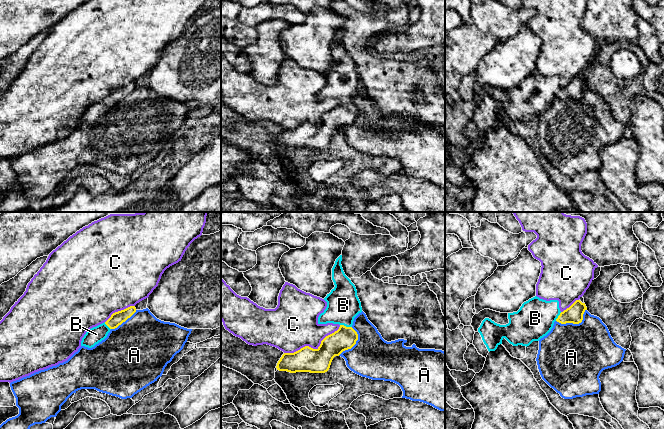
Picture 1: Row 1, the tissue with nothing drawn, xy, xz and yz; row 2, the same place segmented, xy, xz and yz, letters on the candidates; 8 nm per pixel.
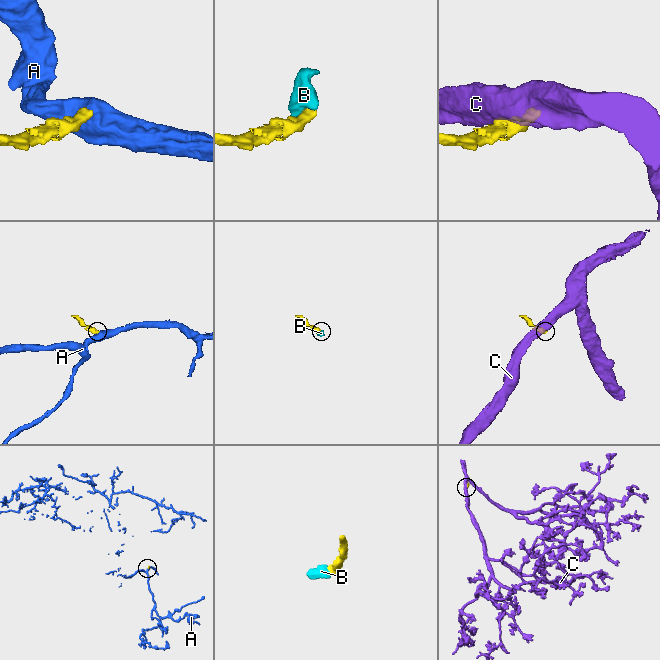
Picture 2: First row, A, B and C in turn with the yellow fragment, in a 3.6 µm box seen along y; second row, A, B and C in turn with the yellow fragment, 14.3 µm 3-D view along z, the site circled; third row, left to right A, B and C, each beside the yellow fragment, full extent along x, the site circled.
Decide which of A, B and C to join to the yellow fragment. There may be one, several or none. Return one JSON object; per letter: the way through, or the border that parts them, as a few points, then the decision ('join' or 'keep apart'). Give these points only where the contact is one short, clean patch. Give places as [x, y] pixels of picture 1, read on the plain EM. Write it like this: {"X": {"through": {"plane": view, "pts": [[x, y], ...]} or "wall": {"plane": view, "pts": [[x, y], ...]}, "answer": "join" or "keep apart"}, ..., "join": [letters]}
{"A": {"wall": {"plane": "yz", "pts": [[586, 85], [583, 95], [578, 99], [559, 99], [556, 97]]}, "answer": "keep apart"}, "B": {"through": {"plane": "xz", "pts": [[344, 114], [346, 103], [343, 81]]}, "answer": "join"}, "C": {"answer": "keep apart"}, "join": ["B"]}

